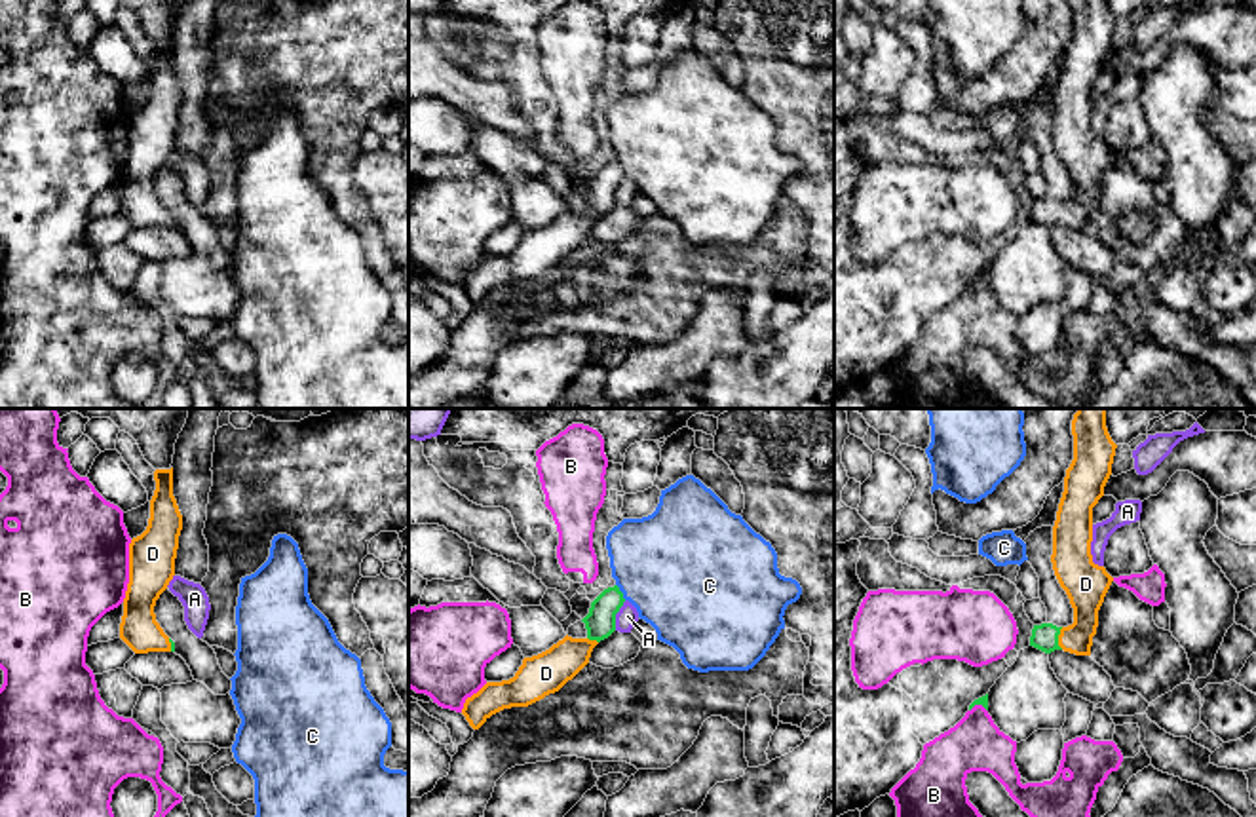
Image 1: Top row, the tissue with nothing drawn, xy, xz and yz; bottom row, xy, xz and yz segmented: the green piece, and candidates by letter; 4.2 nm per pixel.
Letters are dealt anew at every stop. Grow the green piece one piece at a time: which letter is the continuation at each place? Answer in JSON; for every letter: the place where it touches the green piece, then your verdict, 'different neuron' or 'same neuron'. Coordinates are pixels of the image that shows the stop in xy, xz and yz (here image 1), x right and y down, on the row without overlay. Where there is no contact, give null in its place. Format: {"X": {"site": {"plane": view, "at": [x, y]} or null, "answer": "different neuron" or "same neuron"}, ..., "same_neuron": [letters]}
{"A": {"site": {"plane": "xz", "at": [614, 190]}, "answer": "different neuron"}, "B": {"site": {"plane": "yz", "at": [977, 278]}, "answer": "different neuron"}, "C": {"site": {"plane": "xz", "at": [620, 166]}, "answer": "different neuron"}, "D": {"site": {"plane": "yz", "at": [1057, 213]}, "answer": "same neuron"}, "same_neuron": ["D"]}

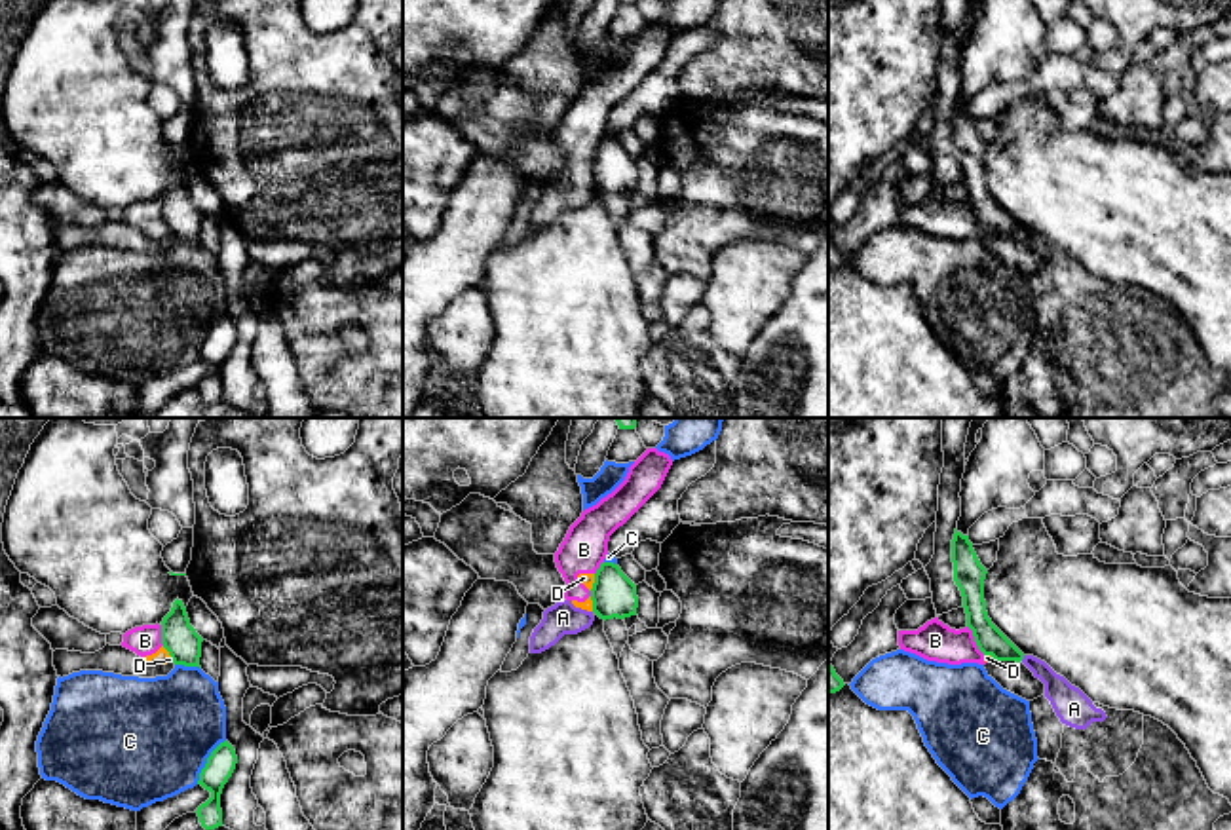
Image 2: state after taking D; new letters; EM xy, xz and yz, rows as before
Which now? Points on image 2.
{"A": {"site": {"plane": "yz", "at": [1022, 232]}, "answer": "different neuron"}, "B": {"site": {"plane": "yz", "at": [975, 215]}, "answer": "different neuron"}, "C": {"site": {"plane": "xy", "at": [208, 337]}, "answer": "different neuron"}, "D": {"site": {"plane": "xy", "at": [170, 228]}, "answer": "different neuron"}, "same_neuron": []}

